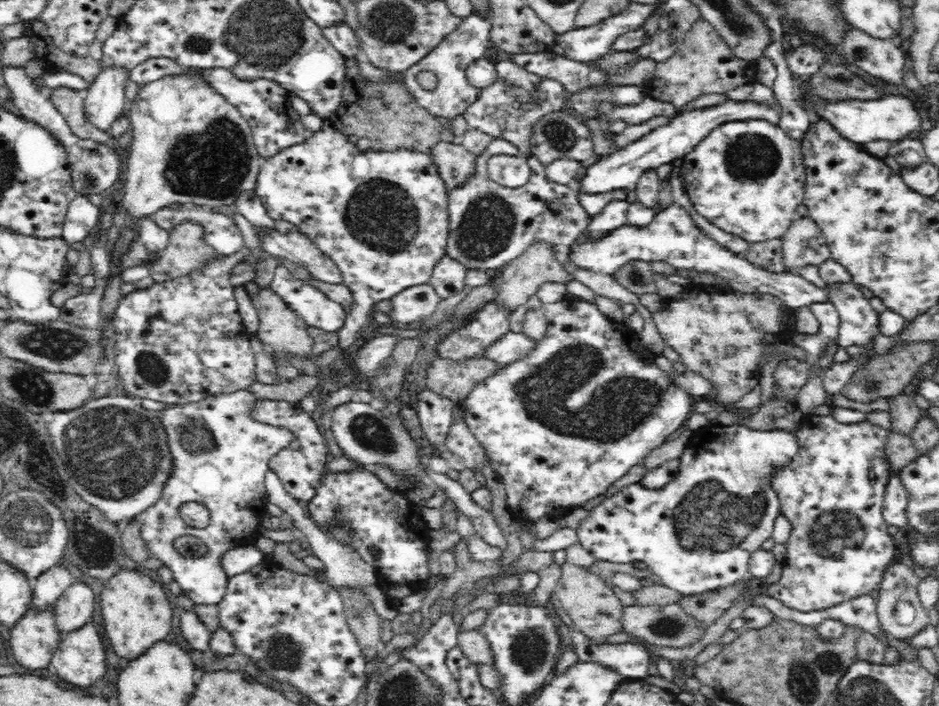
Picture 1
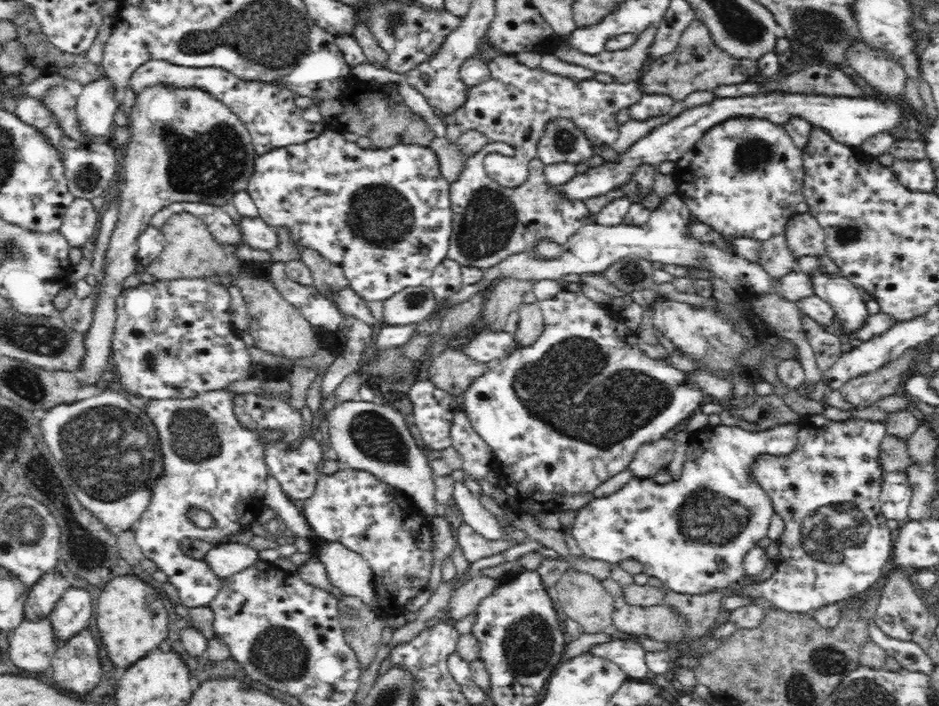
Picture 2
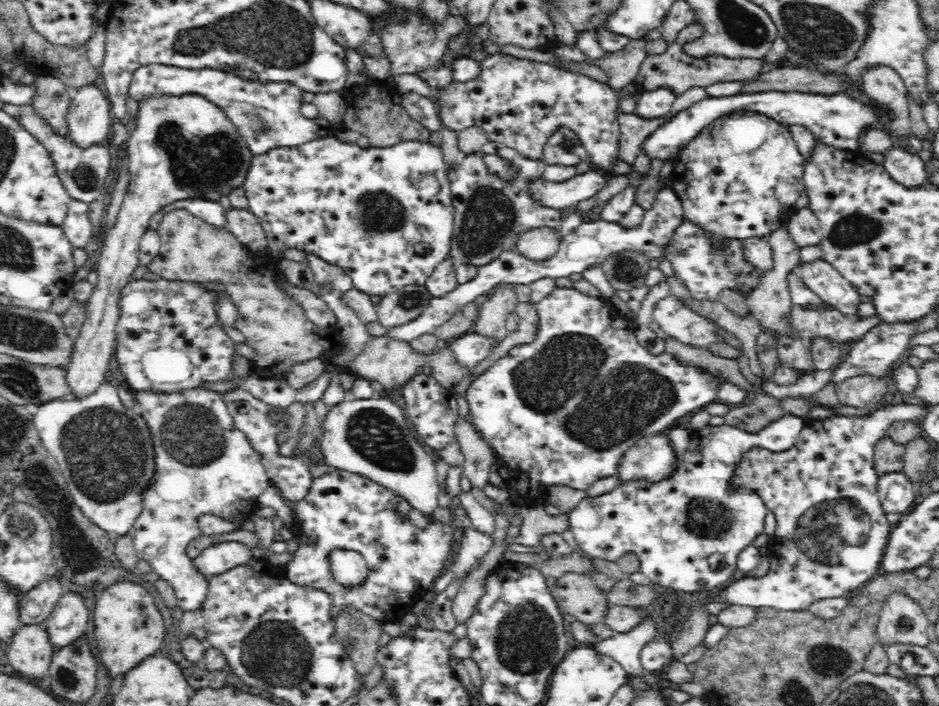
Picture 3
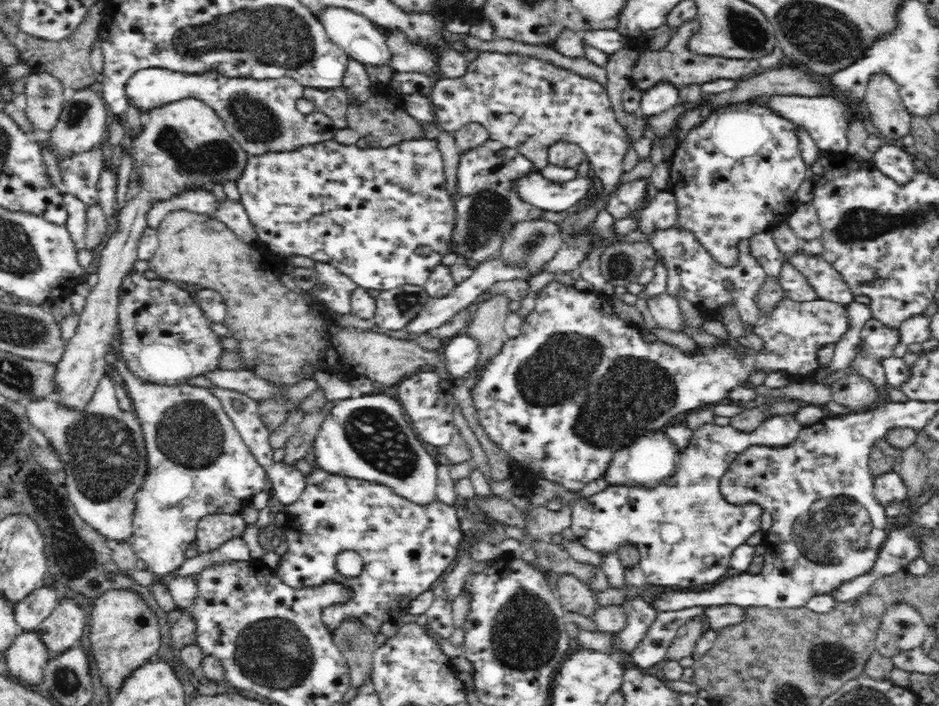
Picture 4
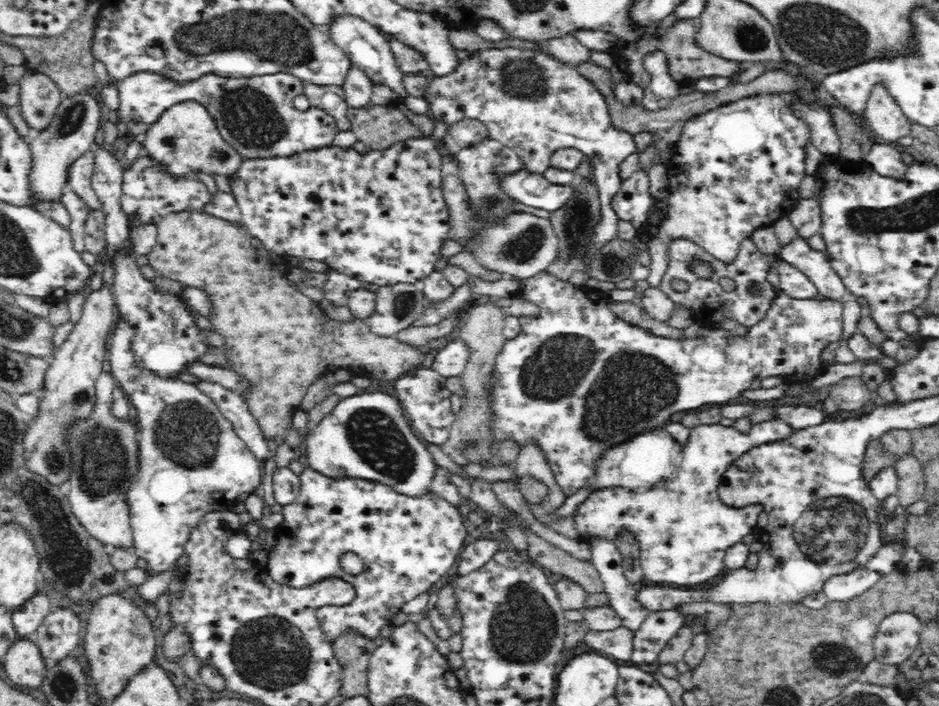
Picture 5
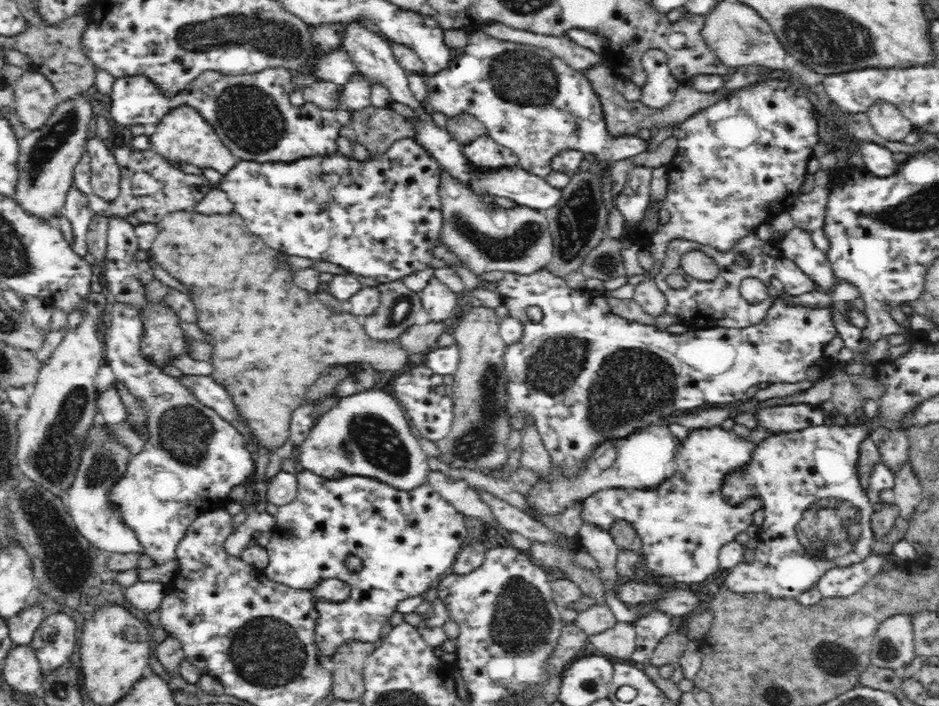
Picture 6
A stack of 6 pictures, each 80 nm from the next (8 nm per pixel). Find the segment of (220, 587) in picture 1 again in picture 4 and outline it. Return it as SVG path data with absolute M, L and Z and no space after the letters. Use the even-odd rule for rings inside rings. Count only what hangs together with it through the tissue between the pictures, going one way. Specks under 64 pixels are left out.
M118 354L114 366L124 380L126 392L131 398L132 410L142 423L146 451L148 451L149 473L146 474L144 486L137 492L137 506L130 541L137 557L144 560L150 571L158 577L170 578L168 588L176 608L182 611L191 610L200 595L197 579L194 576L191 578L173 576L177 575L186 562L184 552L196 540L198 521L206 514L230 514L230 516L240 514L242 508L252 505L253 496L269 489L269 478L264 467L242 440L241 434L229 414L226 414L220 399L212 393L210 388L188 384L143 385L131 376Z

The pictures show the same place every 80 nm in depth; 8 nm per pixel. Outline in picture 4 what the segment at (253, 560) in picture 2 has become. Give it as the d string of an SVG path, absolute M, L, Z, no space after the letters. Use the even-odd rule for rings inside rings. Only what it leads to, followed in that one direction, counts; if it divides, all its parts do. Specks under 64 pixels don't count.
M240 537L232 538L223 542L217 549L202 551L194 558L186 559L184 566L173 577L191 578L212 566L224 566L228 562L242 562L250 559L246 541Z

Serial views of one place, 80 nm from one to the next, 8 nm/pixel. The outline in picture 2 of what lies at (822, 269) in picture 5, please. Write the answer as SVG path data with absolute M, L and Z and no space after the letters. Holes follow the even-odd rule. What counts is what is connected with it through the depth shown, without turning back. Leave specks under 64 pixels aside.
M820 269L810 279L814 283L816 295L829 301L836 311L840 342L846 343L857 338L858 332L868 324L866 320L872 315L862 298L862 290L846 277L824 274Z

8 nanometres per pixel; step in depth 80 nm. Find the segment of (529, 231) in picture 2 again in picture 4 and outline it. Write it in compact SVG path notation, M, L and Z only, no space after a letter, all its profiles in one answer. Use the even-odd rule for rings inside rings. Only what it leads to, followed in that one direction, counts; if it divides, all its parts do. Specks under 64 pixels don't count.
M488 140L472 150L464 151L456 173L456 192L451 196L456 208L456 222L452 244L458 260L475 260L483 263L500 253L506 236L516 224L526 220L546 221L546 210L529 204L520 197L516 184L530 172L540 172L538 167L517 150L497 141Z

